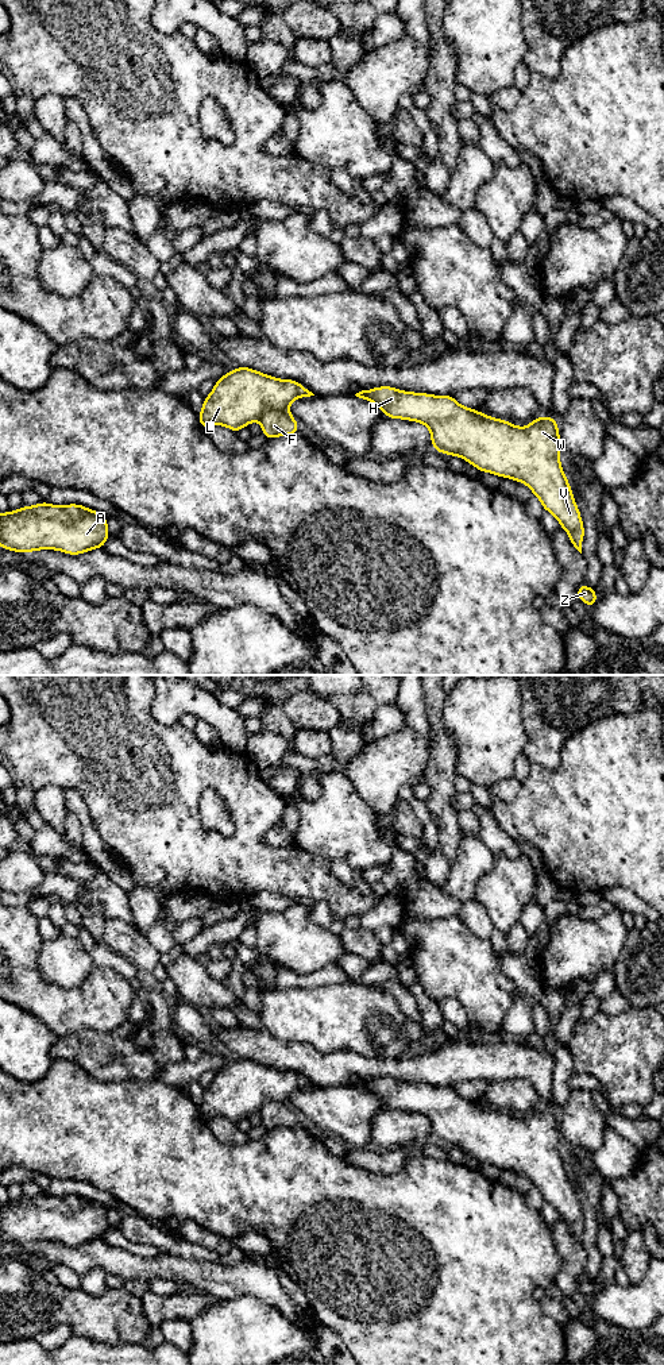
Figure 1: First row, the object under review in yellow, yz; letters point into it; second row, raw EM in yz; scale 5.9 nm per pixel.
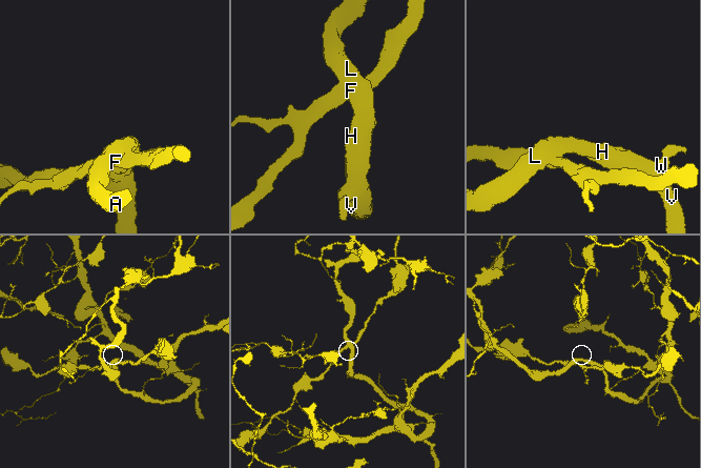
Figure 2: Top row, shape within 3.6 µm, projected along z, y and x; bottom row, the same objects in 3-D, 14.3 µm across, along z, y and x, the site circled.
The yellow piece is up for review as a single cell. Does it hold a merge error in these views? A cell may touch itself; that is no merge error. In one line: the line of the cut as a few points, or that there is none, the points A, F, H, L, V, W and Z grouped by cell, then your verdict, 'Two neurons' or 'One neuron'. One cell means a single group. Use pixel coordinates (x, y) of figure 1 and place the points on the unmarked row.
No split. Groups: A F H L V W Z. One neuron

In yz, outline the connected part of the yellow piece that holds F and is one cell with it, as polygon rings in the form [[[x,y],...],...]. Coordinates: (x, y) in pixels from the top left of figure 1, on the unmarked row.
[[[235,1059],[216,1072],[198,1104],[200,1117],[208,1122],[220,1115],[238,1125],[252,1113],[260,1113],[266,1130],[300,1123],[298,1113],[289,1104],[296,1090],[314,1087],[294,1071],[279,1071],[251,1059]]]

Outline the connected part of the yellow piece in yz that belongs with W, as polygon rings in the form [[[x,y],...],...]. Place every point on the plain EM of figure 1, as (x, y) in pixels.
[[[378,1077],[355,1086],[375,1095],[389,1110],[417,1113],[431,1122],[432,1141],[444,1146],[460,1148],[480,1164],[491,1164],[525,1175],[540,1191],[543,1200],[552,1204],[565,1221],[571,1235],[582,1245],[584,1216],[564,1168],[560,1146],[560,1126],[556,1108],[540,1107],[525,1119],[470,1100],[456,1094],[452,1086],[433,1087]]]

